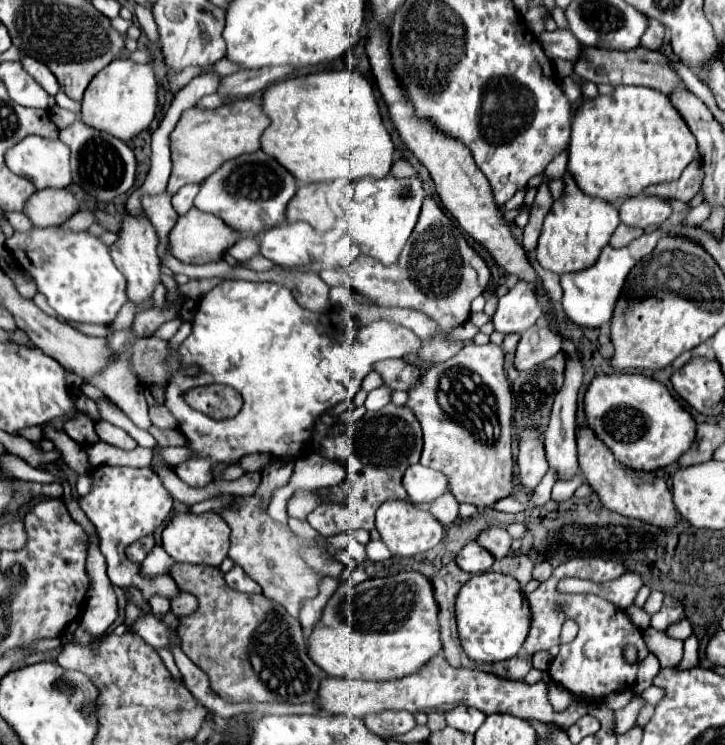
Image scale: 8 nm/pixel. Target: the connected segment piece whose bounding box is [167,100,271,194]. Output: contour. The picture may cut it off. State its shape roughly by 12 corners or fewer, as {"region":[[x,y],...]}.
{"region":[[231,100],[185,110],[169,134],[167,190],[259,150],[271,120]]}

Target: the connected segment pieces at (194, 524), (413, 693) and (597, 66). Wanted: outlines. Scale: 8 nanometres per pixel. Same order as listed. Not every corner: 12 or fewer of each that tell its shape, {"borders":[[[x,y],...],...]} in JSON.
{"borders":[[[179,512],[163,530],[175,562],[219,566],[229,526],[219,514]],[[441,654],[387,682],[323,678],[317,706],[365,718],[465,704],[569,728],[545,682],[453,668]],[[657,50],[599,52],[575,64],[593,84],[673,94],[687,84]]]}

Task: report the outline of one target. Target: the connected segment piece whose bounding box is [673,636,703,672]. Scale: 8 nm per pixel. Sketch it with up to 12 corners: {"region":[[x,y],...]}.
{"region":[[695,636],[685,640],[683,660],[673,670],[703,666]]}

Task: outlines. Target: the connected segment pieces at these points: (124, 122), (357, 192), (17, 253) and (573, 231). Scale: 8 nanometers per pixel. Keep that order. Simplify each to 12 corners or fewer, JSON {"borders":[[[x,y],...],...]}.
{"borders":[[[115,58],[87,86],[81,120],[127,142],[151,124],[157,80]],[[417,176],[347,184],[347,232],[383,264],[399,258],[425,192]],[[87,232],[5,244],[63,320],[105,326],[127,302],[109,246]],[[569,172],[545,216],[539,264],[555,274],[595,264],[619,212]]]}

